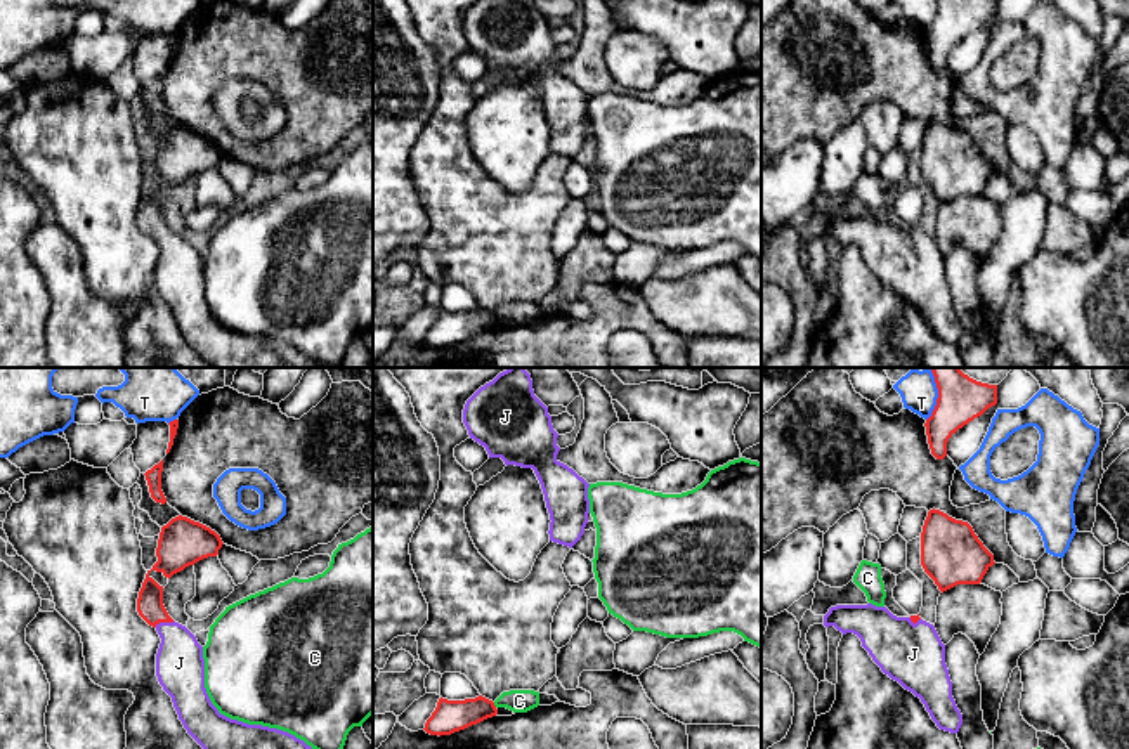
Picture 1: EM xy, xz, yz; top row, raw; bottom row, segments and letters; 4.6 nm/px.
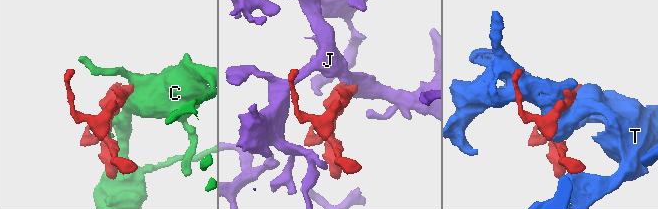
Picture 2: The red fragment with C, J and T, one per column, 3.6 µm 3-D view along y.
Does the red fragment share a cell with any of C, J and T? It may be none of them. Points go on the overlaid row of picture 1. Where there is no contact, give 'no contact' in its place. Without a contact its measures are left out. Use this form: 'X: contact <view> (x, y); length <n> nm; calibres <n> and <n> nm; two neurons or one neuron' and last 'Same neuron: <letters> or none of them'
C: contact xz (493, 704); length 30 nm; calibres 150 and 110 nm; two neurons
J: contact xy (163, 621); length 100 nm; calibres 130 and 220 nm; one neuron
T: contact yz (939, 396); length 240 nm; calibres 220 and 170 nm; two neurons
Same neuron: J

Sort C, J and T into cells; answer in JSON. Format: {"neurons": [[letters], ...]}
{"neurons": [["C"], ["J"], ["T"]]}

